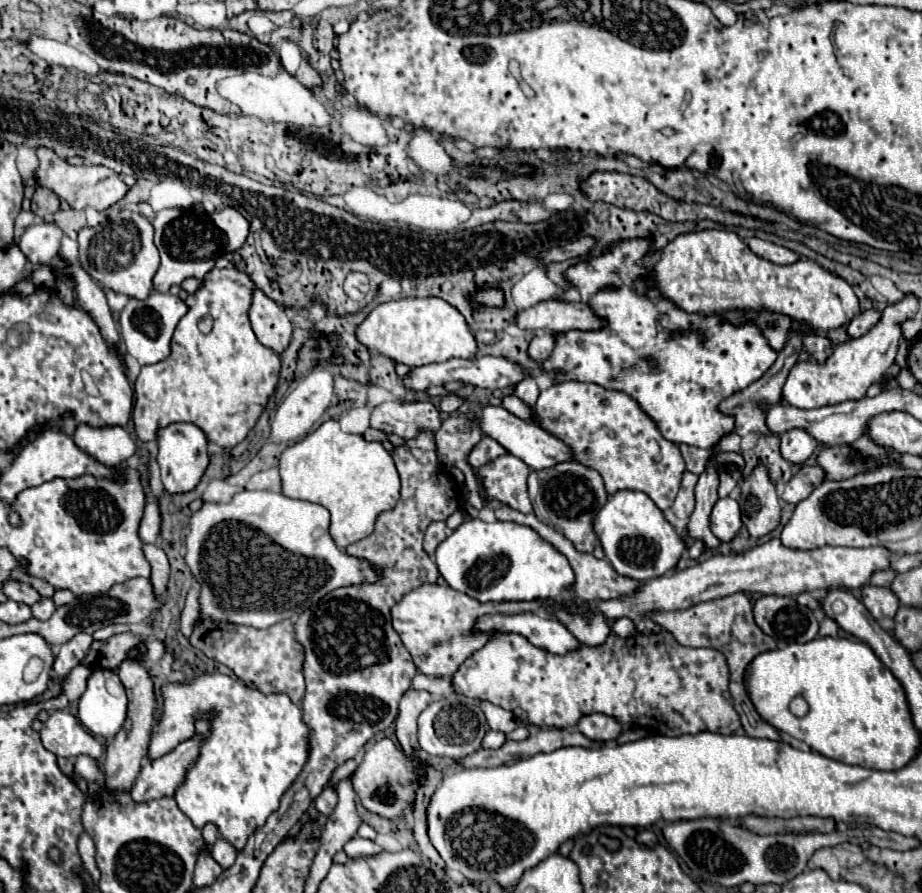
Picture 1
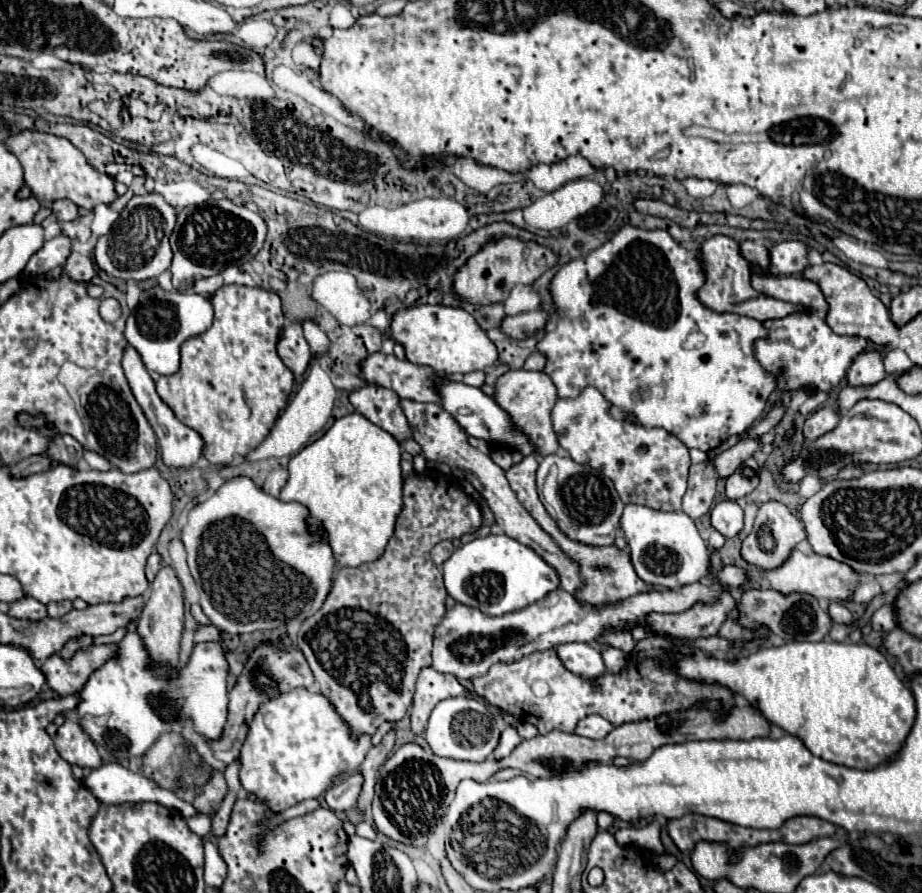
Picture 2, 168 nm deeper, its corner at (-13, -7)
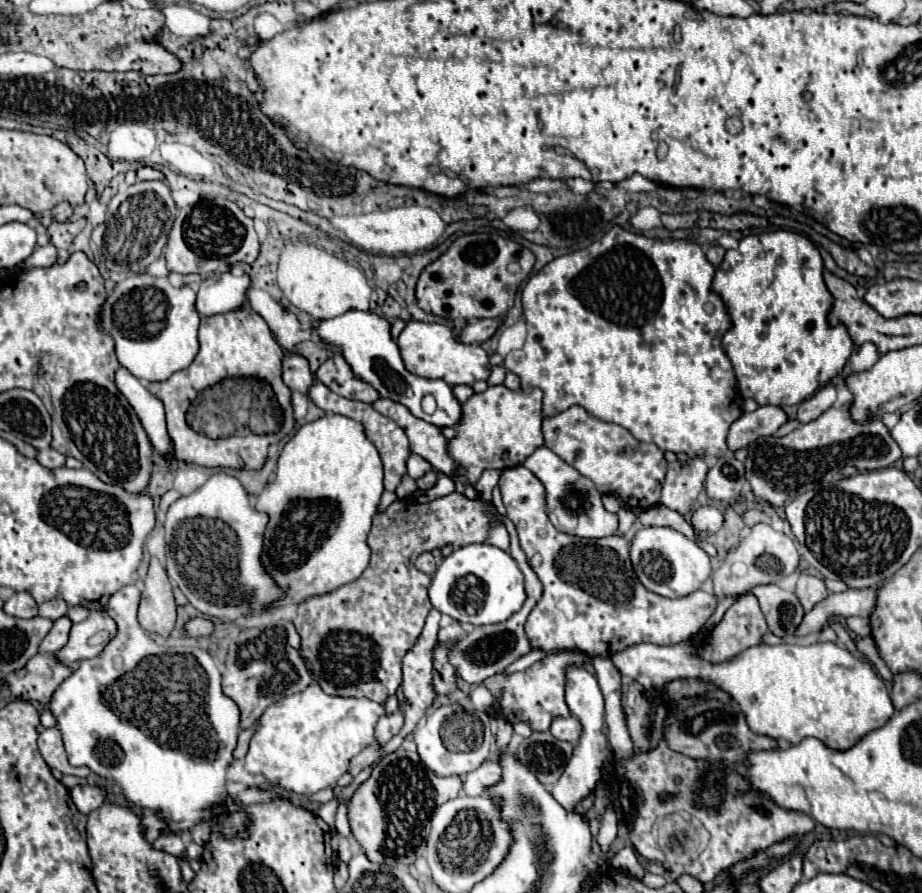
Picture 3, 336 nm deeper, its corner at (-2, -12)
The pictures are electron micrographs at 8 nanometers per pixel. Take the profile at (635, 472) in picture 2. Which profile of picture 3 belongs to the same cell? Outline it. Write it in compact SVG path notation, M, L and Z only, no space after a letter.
M570 407L558 415L544 417L542 433L544 445L592 479L602 495L618 495L620 503L630 511L646 511L660 503L668 461L654 443L638 443L624 427L596 419L584 407Z

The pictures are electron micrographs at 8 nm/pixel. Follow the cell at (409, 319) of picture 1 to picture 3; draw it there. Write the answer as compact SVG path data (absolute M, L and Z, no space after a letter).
M408 321L398 337L398 347L406 369L426 379L444 379L448 385L472 385L474 381L486 381L490 377L488 355L480 345L462 343L448 325Z

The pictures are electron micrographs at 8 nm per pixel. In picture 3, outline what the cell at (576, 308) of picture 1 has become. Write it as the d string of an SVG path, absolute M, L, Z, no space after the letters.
M476 319L476 321L468 323L458 333L458 337L462 343L484 343L498 331L500 323L502 323L500 319Z

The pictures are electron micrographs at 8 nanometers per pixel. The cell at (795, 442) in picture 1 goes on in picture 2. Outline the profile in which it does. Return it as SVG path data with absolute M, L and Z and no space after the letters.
M821 408L815 410L803 426L803 436L805 440L813 440L817 438L817 434L825 434L825 430L833 430L833 426L837 426L841 414L839 410L831 410L831 408Z

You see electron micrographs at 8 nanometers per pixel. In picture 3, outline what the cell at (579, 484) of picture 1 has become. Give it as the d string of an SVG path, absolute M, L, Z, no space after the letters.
M540 447L538 451L534 451L534 455L530 455L530 459L526 459L524 467L542 481L546 489L546 503L558 503L554 509L548 509L548 517L558 531L584 539L602 539L614 535L618 527L618 517L602 507L602 495L596 485L574 471L574 467L562 461L556 453L552 453L548 447Z

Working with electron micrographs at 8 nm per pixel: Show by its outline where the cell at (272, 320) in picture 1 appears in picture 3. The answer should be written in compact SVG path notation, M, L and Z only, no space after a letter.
M290 353L284 357L282 363L282 375L284 375L284 383L292 389L292 391L308 391L310 385L314 383L314 375L310 371L308 359L298 355L298 353Z

